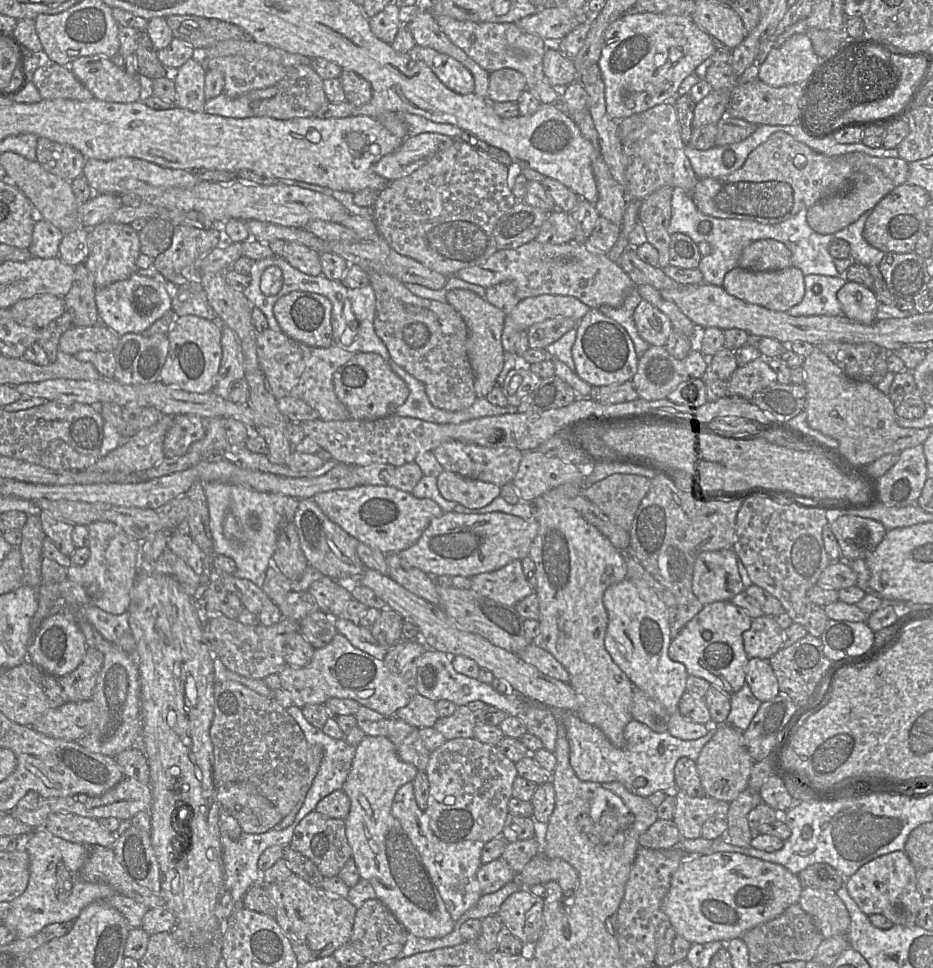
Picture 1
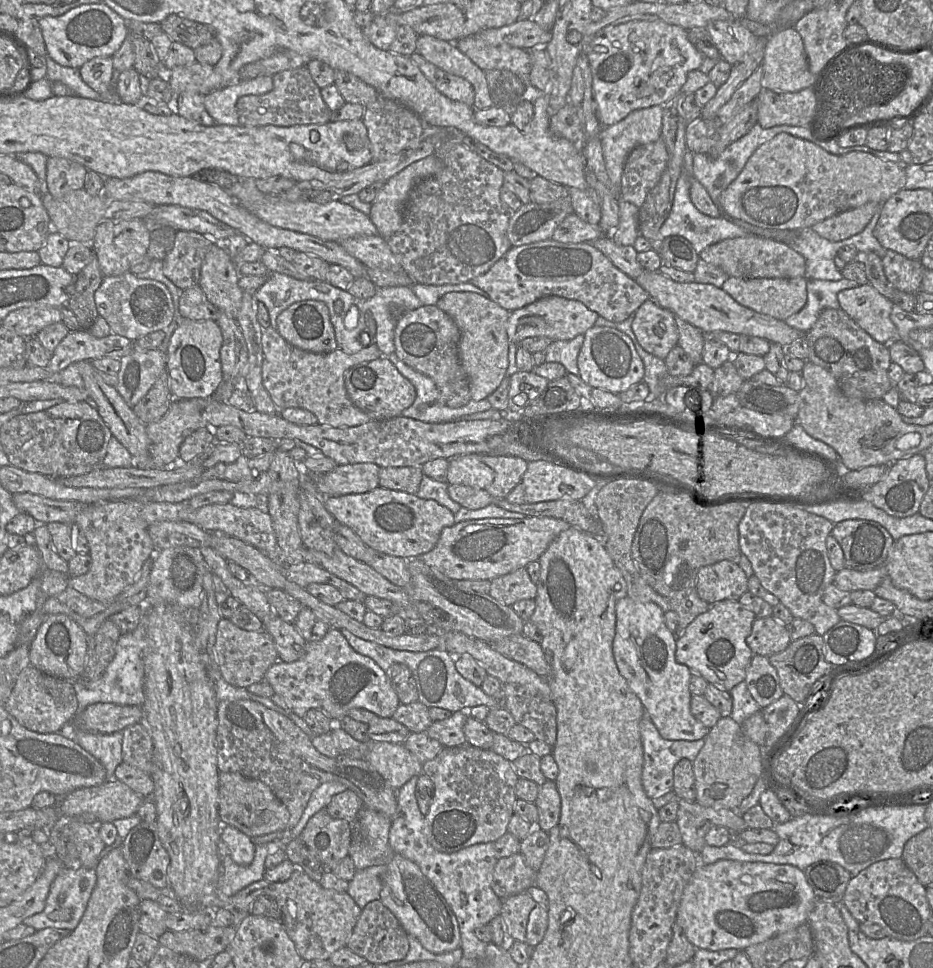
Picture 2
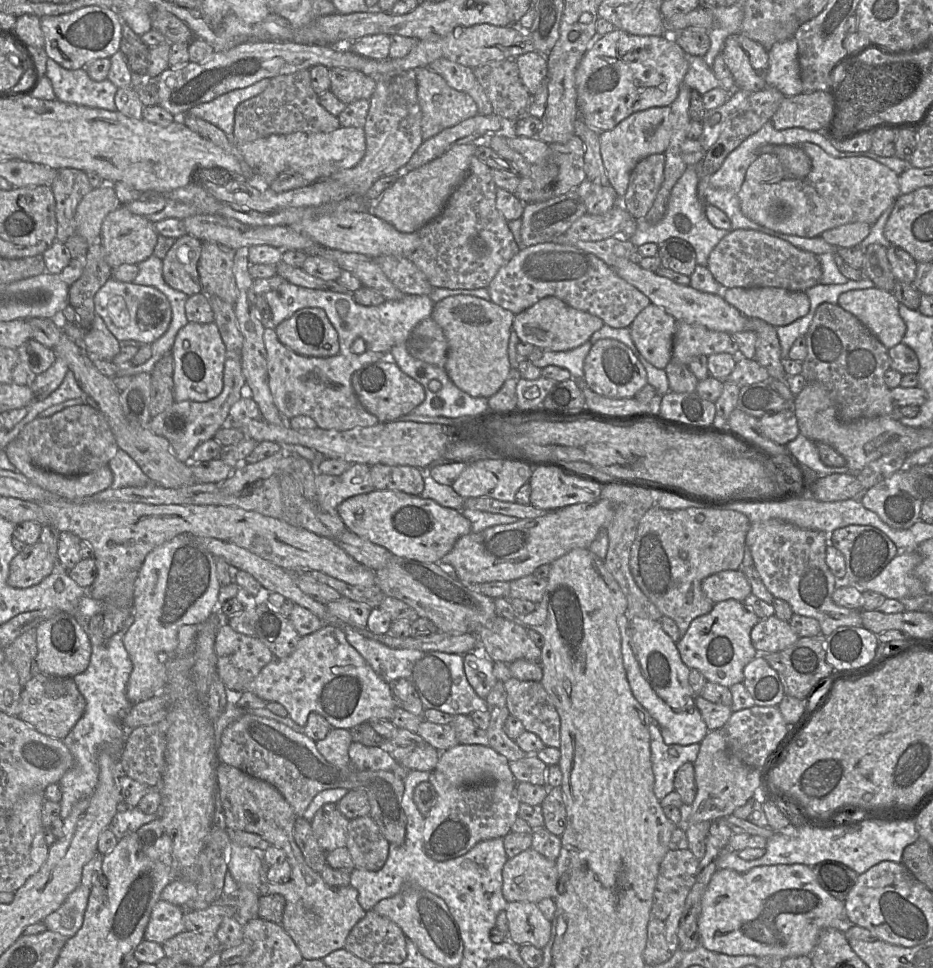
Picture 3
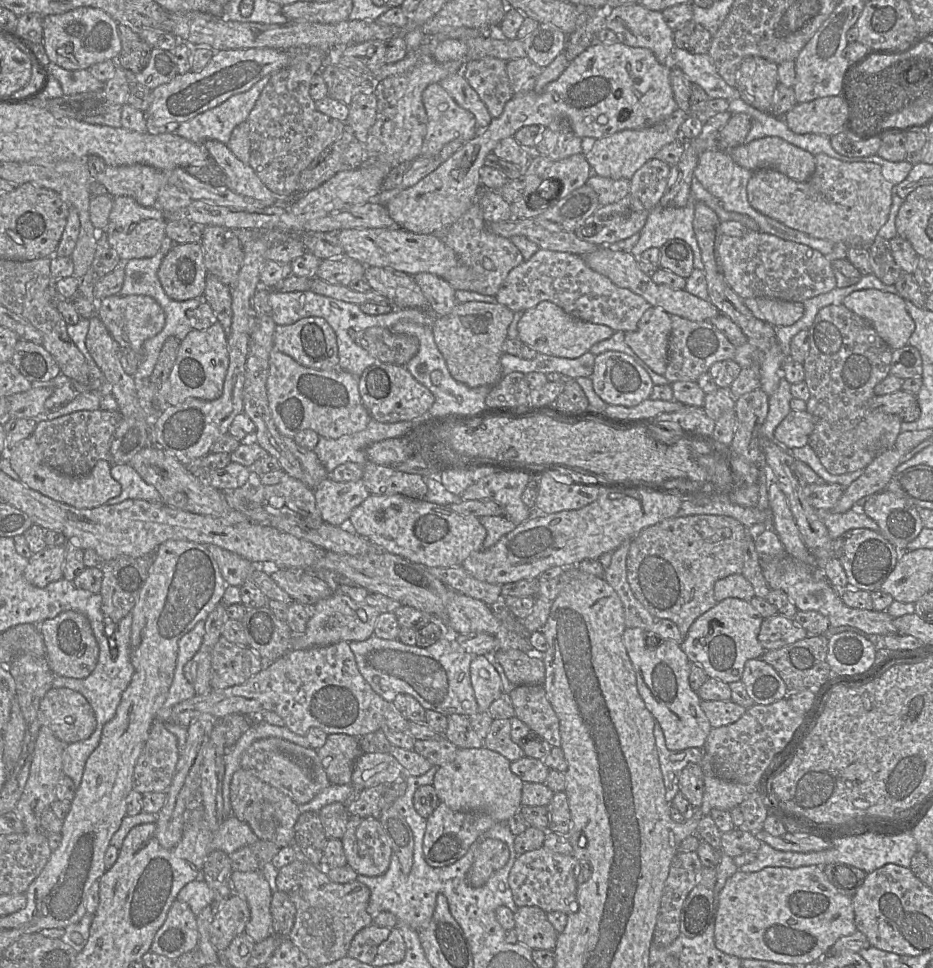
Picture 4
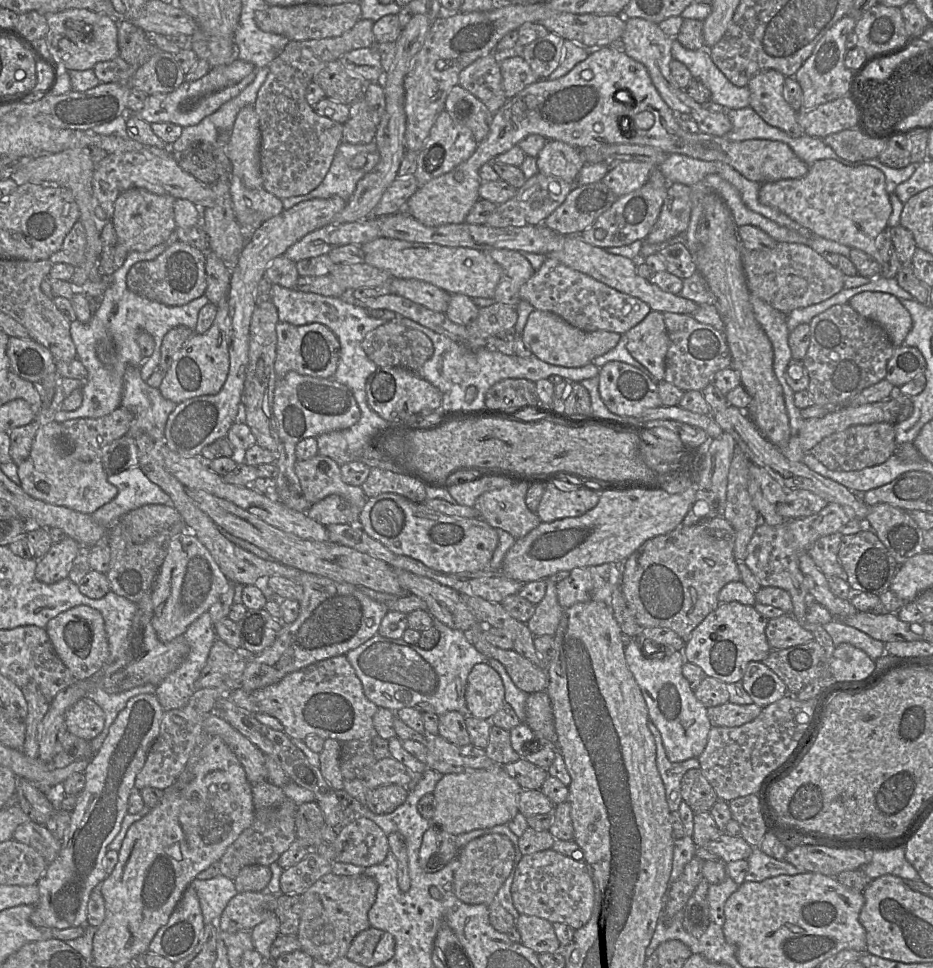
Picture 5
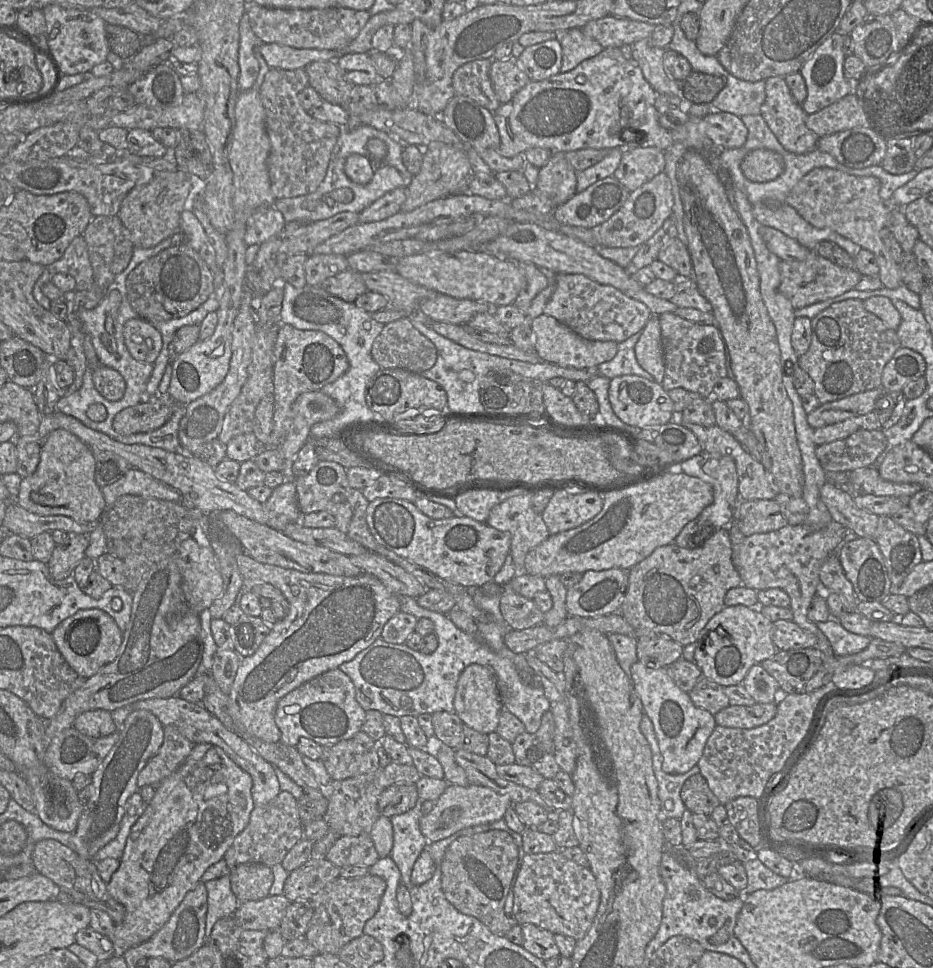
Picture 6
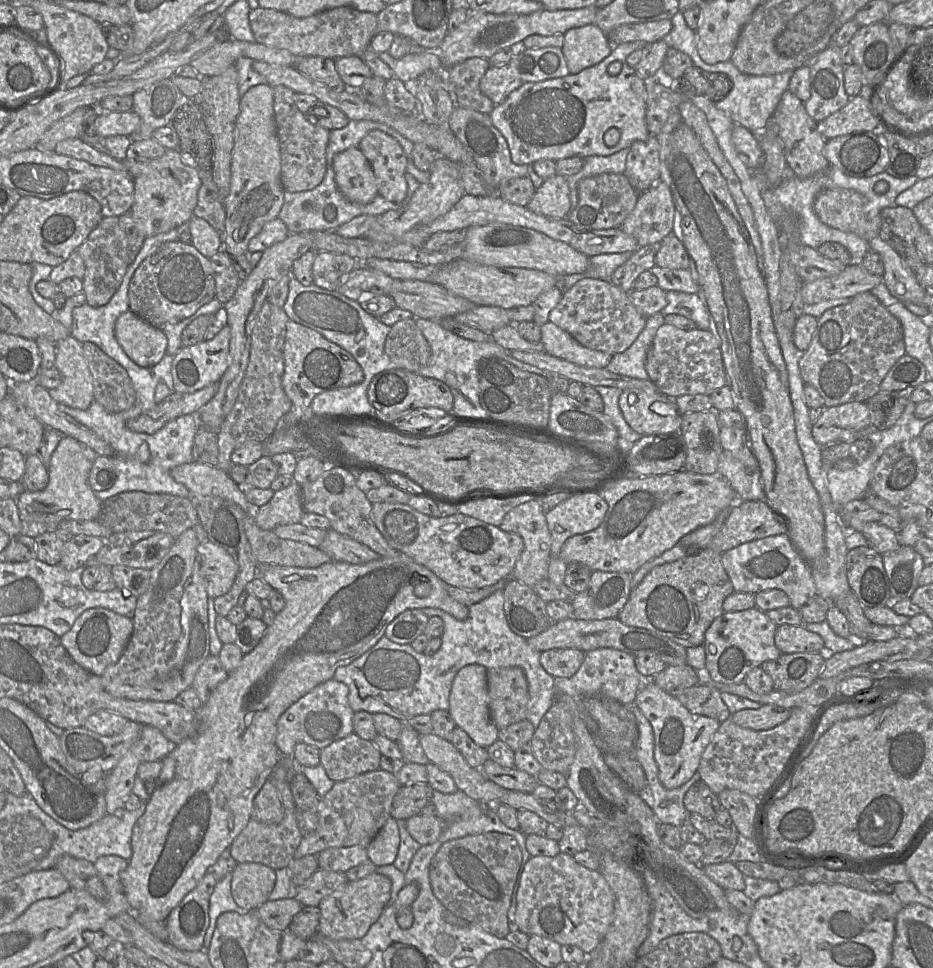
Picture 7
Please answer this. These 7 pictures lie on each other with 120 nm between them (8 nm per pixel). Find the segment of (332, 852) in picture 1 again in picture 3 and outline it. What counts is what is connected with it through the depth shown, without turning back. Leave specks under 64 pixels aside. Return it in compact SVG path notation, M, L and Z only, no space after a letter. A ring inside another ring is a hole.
M335 803L325 804L315 813L311 827L324 852L346 847L349 821Z

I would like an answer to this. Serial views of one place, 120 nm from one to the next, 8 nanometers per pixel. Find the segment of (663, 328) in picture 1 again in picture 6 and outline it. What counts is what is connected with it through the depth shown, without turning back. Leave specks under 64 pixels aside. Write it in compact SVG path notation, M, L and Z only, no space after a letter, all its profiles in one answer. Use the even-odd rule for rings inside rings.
M652 314L648 319L634 350L639 365L654 377L654 381L661 384L665 366L659 315Z

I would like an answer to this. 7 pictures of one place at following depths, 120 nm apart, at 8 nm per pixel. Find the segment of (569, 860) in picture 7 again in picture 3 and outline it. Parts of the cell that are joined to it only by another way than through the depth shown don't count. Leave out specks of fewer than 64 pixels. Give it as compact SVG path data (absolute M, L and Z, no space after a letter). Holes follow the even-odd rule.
M529 848L508 859L502 870L502 894L507 902L538 903L556 896L558 873L554 860Z

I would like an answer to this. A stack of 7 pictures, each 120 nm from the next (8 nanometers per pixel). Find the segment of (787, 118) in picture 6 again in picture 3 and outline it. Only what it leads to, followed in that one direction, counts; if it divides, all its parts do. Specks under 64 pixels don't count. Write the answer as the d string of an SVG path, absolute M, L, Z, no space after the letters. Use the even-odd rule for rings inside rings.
M735 33L725 40L722 55L732 73L735 89L755 93L767 87L768 51L760 43Z

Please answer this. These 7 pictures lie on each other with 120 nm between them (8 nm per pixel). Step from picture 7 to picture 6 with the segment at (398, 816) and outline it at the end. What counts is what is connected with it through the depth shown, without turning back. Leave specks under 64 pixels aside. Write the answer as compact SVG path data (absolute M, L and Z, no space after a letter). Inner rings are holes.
M393 784L386 787L378 799L382 816L392 817L412 809L419 798L415 784Z

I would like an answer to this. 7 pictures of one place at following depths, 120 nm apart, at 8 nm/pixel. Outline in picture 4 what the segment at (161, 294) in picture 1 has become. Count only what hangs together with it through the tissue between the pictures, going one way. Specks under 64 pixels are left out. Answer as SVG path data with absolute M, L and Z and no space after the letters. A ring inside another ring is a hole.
M112 295L97 301L97 316L121 348L140 352L144 342L157 335L165 325L166 317L161 306L146 295Z

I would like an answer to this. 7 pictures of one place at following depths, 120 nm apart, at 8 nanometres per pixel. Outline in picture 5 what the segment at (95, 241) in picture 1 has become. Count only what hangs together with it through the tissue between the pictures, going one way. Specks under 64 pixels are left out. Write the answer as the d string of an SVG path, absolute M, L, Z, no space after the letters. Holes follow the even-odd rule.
M133 188L122 192L113 204L113 223L118 241L128 252L147 252L165 243L177 228L174 215L176 198L158 195L143 188Z

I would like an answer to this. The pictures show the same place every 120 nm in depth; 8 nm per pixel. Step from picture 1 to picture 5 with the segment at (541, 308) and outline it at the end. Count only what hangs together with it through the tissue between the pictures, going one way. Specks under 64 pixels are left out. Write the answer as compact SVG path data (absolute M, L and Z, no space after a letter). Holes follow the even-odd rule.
M535 309L527 319L522 338L532 353L546 363L563 367L581 367L613 349L620 340L620 334L605 330L582 331L556 314Z

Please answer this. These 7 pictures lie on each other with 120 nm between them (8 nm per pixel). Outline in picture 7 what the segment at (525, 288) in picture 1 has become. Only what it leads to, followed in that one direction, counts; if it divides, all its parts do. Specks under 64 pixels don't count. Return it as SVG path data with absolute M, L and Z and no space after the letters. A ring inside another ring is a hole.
M594 278L581 279L565 291L560 302L549 315L549 321L568 332L581 345L610 355L621 353L629 348L643 330L646 320L647 318L642 316L631 303L629 293L609 281Z

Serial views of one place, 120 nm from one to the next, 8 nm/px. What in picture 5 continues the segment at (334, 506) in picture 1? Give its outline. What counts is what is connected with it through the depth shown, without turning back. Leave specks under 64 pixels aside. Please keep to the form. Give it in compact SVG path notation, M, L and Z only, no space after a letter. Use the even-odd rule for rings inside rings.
M383 493L369 498L359 515L362 530L398 555L409 556L424 565L444 573L483 571L489 568L498 546L498 533L482 518L448 516L437 512L425 503L414 503L395 493Z

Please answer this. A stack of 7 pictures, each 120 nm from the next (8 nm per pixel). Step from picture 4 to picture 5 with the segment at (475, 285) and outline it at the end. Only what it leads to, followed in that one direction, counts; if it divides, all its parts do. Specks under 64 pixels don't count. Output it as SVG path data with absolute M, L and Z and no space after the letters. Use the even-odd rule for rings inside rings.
M491 249L485 253L503 269L502 278L494 294L495 302L516 307L521 300L520 288L534 274L534 268L519 251Z

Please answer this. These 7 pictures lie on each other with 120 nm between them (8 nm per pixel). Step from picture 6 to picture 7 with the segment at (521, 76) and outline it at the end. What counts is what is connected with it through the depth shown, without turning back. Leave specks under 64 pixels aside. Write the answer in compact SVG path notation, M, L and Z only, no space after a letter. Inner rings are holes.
M508 64L490 66L480 80L480 90L494 104L499 105L514 90L521 87L523 81L514 75Z

